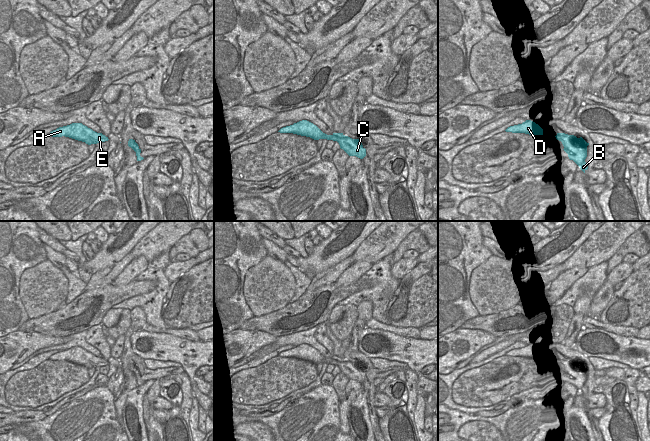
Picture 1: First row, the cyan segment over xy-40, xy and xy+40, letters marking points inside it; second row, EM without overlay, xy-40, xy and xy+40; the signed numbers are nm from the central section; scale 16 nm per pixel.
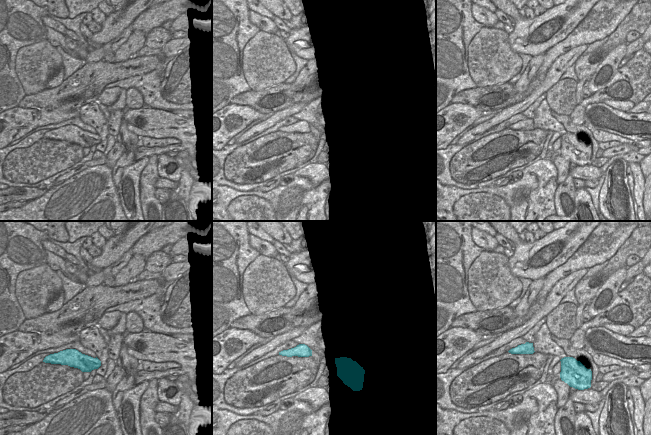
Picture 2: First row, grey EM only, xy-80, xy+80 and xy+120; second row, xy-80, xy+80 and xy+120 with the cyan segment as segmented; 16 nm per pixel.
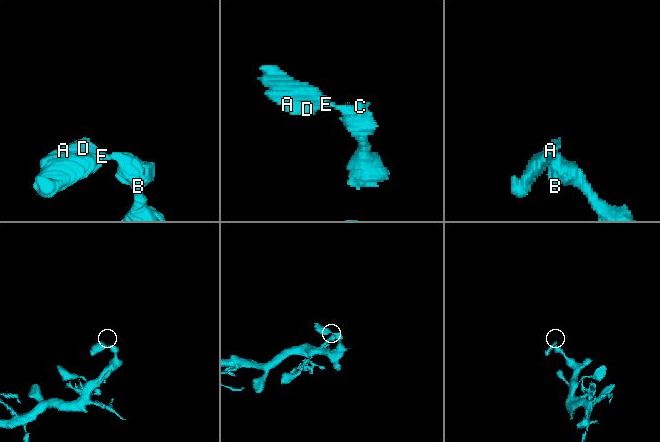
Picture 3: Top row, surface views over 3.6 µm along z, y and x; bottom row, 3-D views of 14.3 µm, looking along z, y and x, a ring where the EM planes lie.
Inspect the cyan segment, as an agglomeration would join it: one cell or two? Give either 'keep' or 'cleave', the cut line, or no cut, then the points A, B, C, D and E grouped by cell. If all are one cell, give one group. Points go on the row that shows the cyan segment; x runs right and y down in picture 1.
keep; no cut; A B C D E

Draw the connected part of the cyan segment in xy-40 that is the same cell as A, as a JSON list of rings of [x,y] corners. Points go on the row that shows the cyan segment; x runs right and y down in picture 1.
[[[72,123],[67,126],[59,127],[50,132],[52,137],[69,137],[78,141],[85,142],[88,145],[108,141],[108,137],[102,133],[97,133],[82,123]]]

